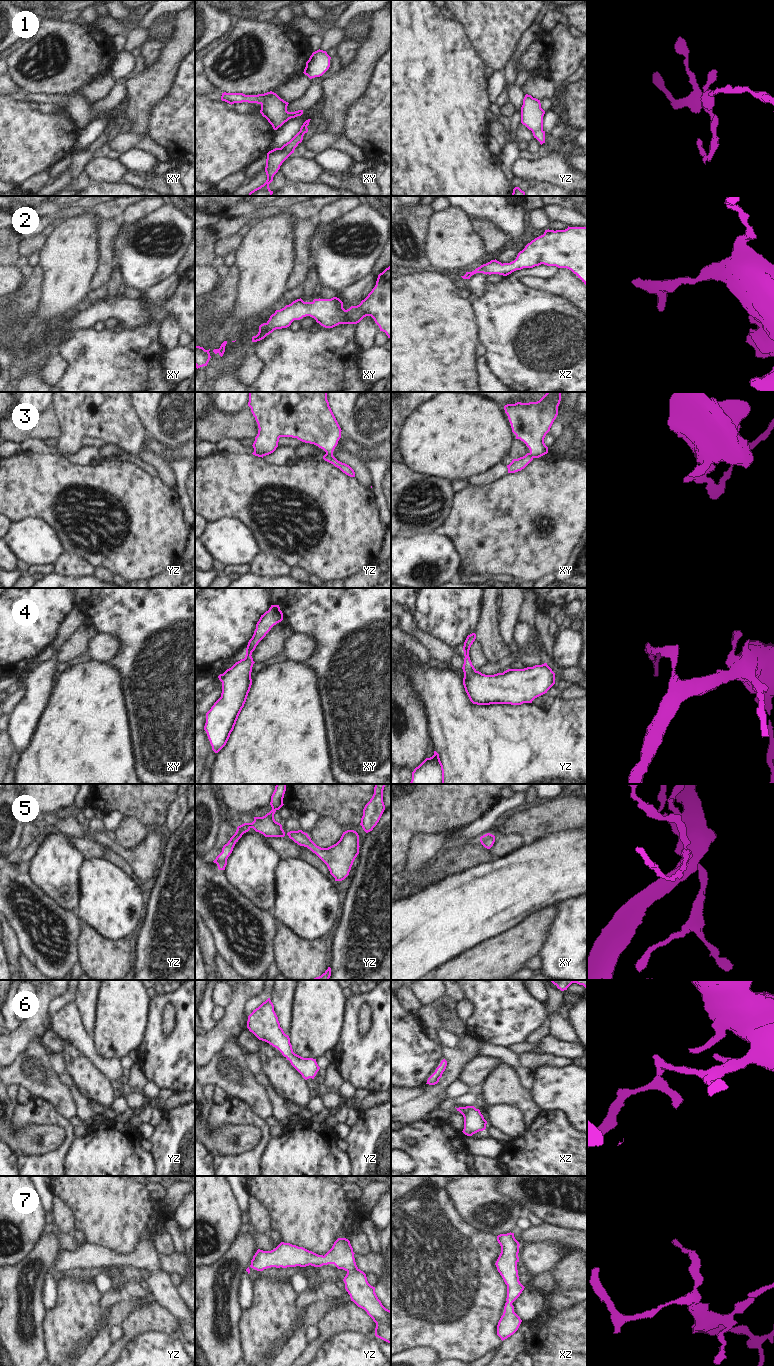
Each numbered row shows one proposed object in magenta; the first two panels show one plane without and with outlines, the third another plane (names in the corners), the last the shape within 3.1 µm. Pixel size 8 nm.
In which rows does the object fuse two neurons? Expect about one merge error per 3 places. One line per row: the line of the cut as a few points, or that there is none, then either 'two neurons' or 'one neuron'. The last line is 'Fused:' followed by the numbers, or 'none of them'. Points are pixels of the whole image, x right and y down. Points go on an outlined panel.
1: no cut; one neuron
2: no cut; one neuron
3: cut in yz along (326, 452), (332, 454); two neurons
4: no cut; one neuron
5: no cut; one neuron
6: no cut; one neuron
7: no cut; one neuron
Fused: 3

